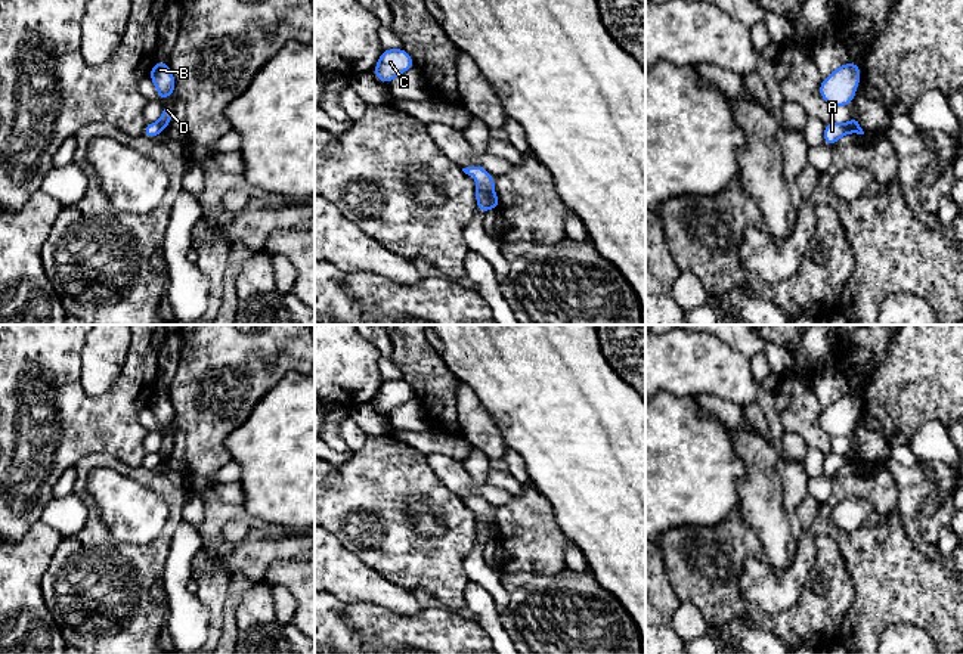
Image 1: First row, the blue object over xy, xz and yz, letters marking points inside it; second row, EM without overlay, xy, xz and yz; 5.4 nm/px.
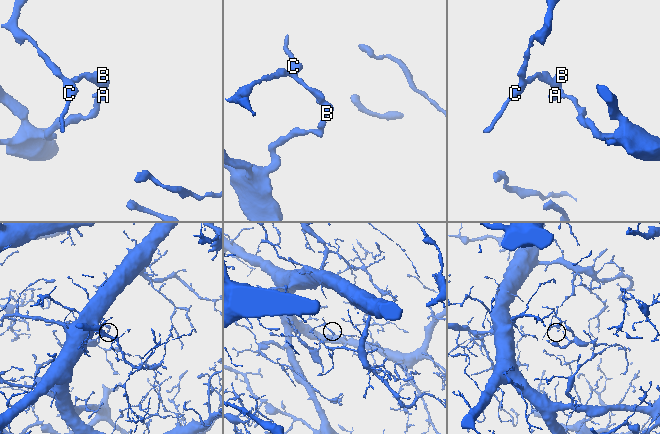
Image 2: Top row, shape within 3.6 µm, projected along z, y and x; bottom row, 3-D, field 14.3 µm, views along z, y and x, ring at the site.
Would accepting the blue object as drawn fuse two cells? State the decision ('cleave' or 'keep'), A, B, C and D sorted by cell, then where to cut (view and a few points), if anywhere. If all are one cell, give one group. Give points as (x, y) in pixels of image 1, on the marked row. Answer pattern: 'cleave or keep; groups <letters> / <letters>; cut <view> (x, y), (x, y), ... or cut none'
cleave; groups A / B C D; cut xy (158, 121), (164, 129)

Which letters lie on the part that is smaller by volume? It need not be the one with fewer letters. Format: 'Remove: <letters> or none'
Remove: A

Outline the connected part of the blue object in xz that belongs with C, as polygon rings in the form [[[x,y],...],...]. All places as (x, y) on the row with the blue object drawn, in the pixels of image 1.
[[[383,49],[381,56],[372,69],[375,77],[390,84],[396,77],[415,66],[412,56],[402,49]]]

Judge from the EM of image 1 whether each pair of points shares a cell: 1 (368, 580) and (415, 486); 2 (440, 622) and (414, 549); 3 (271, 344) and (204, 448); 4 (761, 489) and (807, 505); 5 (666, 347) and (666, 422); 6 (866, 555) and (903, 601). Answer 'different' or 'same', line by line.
1: different
2: different
3: same
4: different
5: different
6: same

